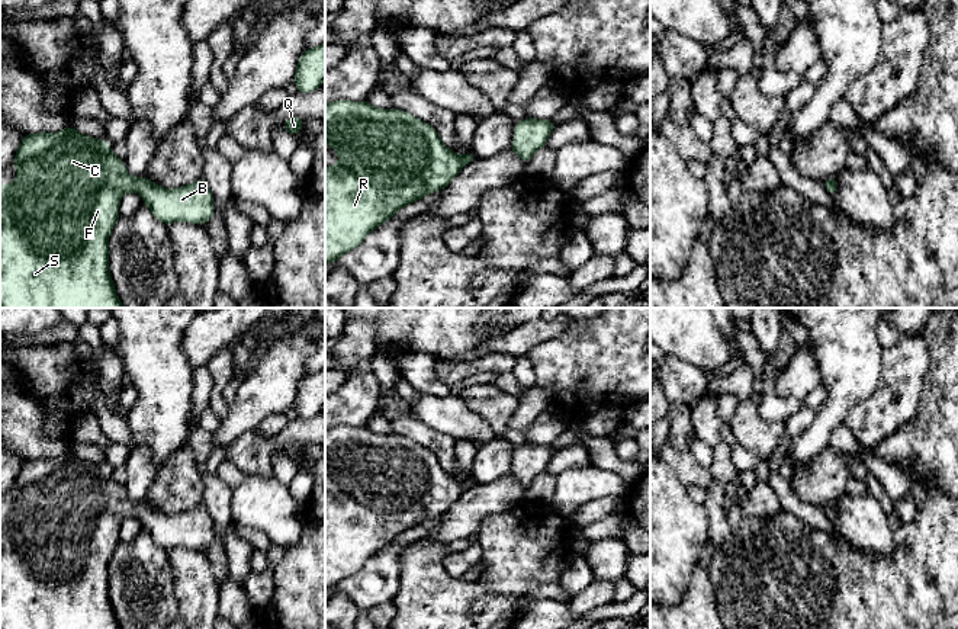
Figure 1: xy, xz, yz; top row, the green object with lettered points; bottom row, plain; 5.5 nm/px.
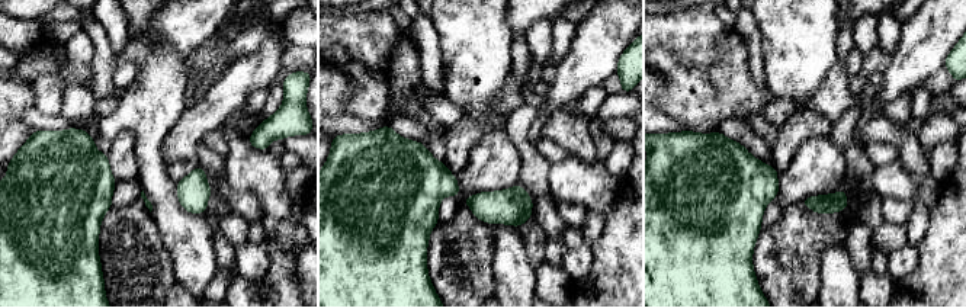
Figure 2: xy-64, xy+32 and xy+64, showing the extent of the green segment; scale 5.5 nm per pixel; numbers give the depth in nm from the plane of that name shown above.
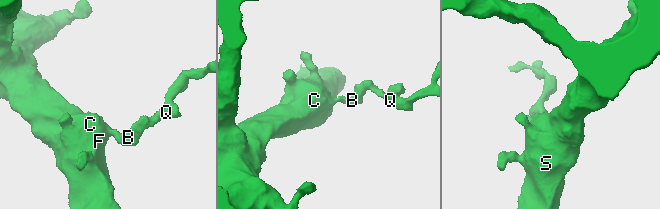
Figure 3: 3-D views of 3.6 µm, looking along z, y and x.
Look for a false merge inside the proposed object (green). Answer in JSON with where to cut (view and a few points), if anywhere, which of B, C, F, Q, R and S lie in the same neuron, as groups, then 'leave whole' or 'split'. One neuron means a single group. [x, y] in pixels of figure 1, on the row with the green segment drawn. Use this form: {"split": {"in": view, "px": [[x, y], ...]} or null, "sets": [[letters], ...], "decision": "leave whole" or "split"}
{"split": null, "sets": [["B", "C", "F", "Q", "R", "S"]], "decision": "leave whole"}

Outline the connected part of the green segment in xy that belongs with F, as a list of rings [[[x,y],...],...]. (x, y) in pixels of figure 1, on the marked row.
[[[71,125],[62,131],[28,134],[22,138],[17,153],[12,161],[17,167],[16,182],[12,184],[0,184],[0,308],[125,308],[119,301],[110,273],[109,273],[109,248],[107,240],[118,221],[119,203],[126,192],[138,192],[145,206],[152,215],[165,225],[176,221],[205,225],[213,215],[213,196],[206,182],[200,177],[197,182],[177,189],[164,189],[147,177],[132,177],[112,150],[110,142],[80,134]]]

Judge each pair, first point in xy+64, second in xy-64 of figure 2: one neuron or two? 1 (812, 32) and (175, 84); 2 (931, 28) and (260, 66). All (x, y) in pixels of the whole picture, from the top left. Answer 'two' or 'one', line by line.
1: one
2: one

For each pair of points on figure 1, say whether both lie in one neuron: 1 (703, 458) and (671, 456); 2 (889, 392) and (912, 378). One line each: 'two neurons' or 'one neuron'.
1: two neurons
2: one neuron

